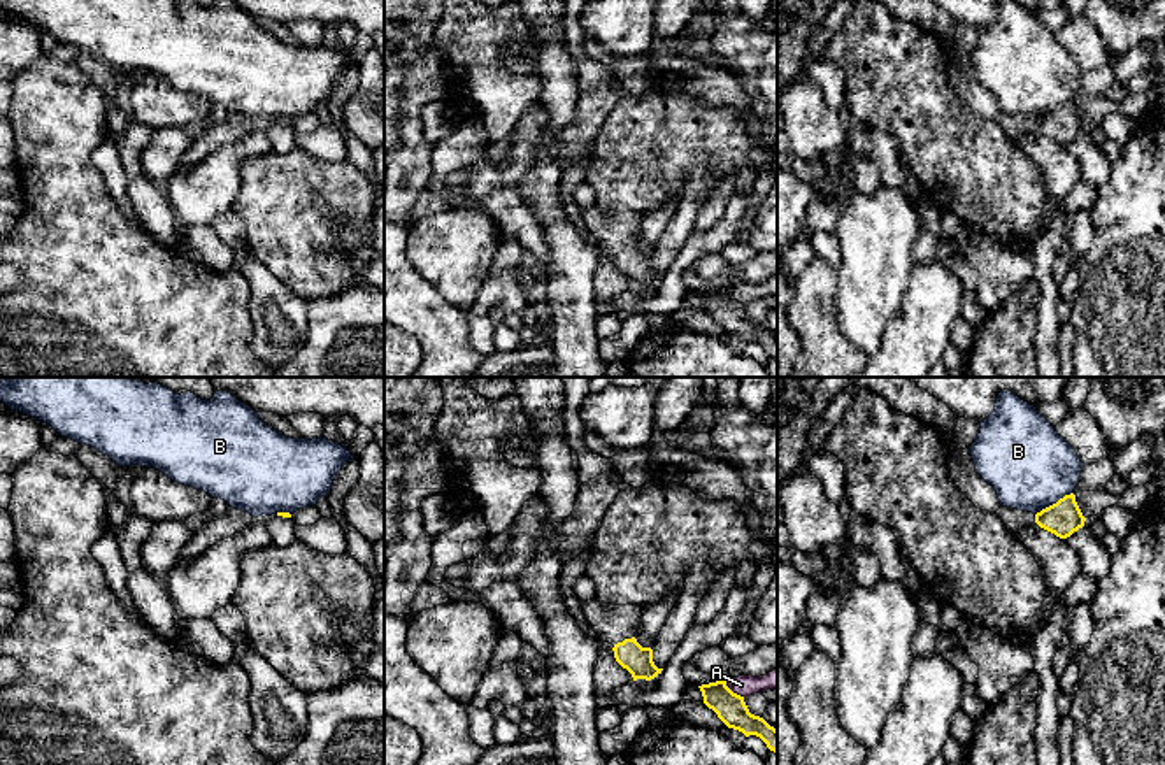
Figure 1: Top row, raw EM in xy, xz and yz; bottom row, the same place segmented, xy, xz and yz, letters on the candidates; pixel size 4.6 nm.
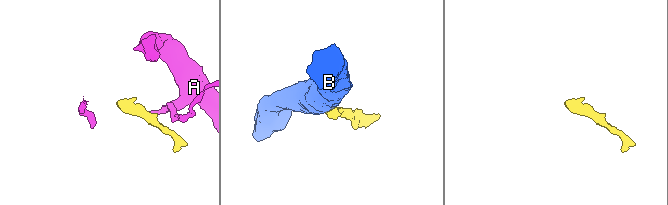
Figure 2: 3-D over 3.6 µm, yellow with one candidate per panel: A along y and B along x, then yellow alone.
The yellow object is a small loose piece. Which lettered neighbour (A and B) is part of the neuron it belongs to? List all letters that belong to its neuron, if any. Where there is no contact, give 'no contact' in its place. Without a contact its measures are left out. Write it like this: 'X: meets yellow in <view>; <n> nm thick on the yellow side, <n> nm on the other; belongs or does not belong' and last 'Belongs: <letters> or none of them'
A: meets yellow in xz; 140 nm thick on the yellow side, 100 nm on the other; does not belong
B: meets yellow in yz; 160 nm thick on the yellow side, 400 nm on the other; does not belong
Belongs: none of them

